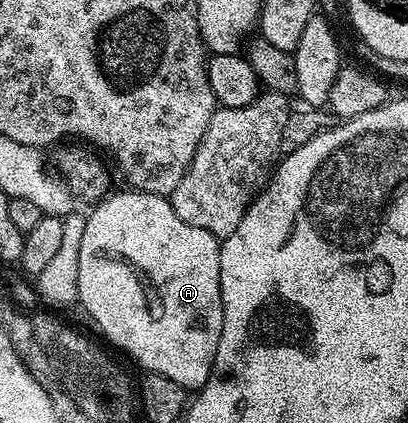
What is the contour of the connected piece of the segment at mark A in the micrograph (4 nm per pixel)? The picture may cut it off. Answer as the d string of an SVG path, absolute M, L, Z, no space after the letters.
M135 190L113 191L95 205L91 213L87 213L82 230L82 246L78 250L78 304L88 311L88 316L104 331L104 336L116 348L129 352L145 369L145 373L157 372L173 382L178 382L185 390L199 390L210 378L214 366L214 354L218 354L218 338L222 338L222 322L224 321L224 303L220 289L220 246L221 241L210 230L202 230L198 226L190 226L190 222L182 222L178 214L174 214L171 199L149 192Z

